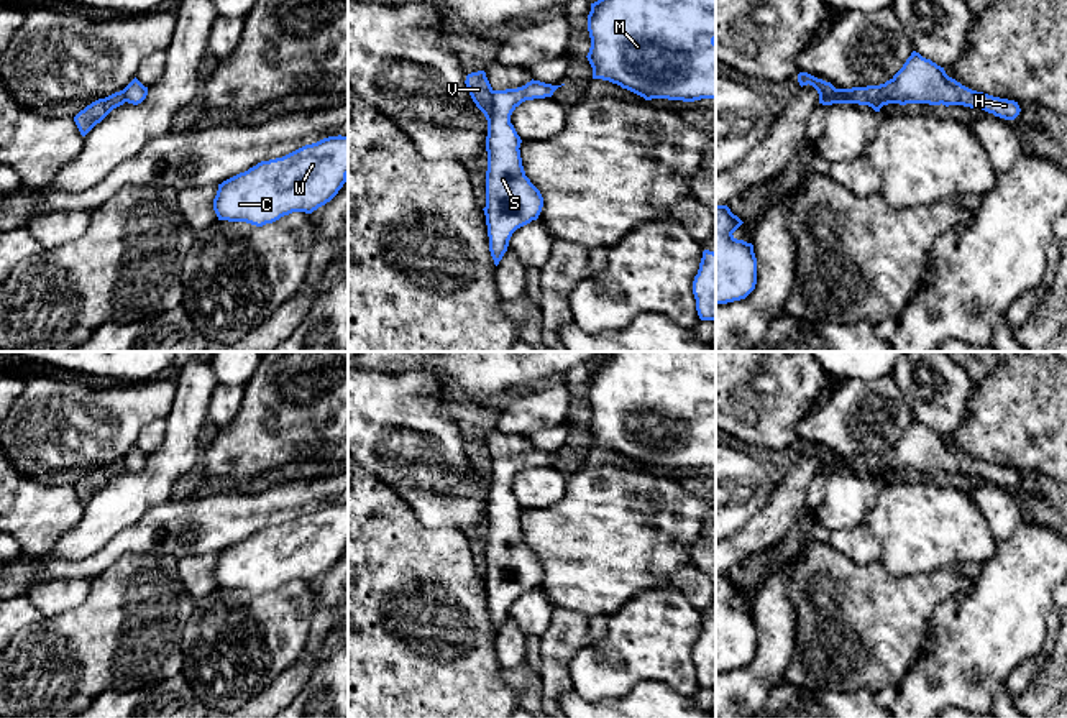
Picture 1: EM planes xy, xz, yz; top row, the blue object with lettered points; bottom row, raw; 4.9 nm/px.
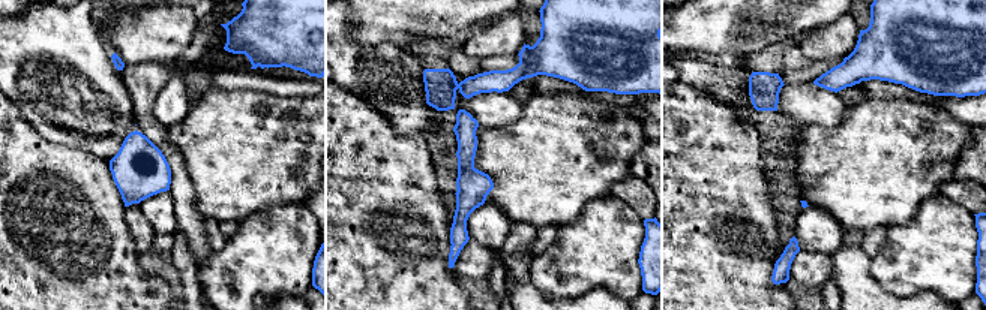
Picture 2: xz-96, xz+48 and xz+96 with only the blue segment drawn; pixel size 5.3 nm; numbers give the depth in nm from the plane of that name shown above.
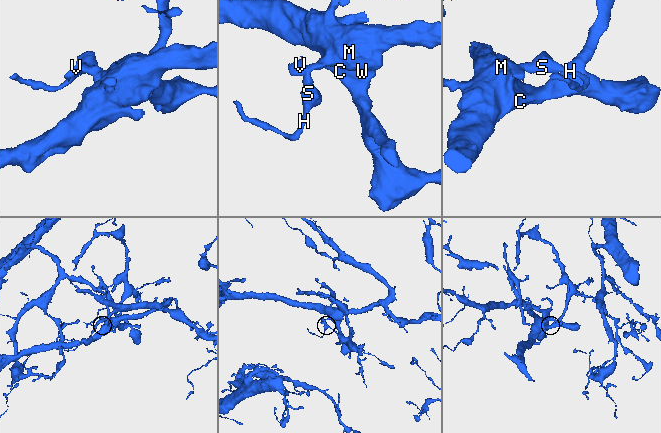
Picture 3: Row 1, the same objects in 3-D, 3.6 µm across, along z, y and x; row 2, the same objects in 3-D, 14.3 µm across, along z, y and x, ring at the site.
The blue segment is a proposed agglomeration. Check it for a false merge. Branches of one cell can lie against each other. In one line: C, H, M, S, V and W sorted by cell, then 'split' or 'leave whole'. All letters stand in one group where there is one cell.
groups C H M S W / V; split

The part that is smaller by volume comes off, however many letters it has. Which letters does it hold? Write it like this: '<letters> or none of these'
V

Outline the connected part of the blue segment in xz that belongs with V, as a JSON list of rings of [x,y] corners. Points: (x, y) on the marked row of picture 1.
[[[478,71],[468,74],[465,84],[476,107],[484,113],[486,120],[489,120],[494,90],[486,77],[486,72]]]

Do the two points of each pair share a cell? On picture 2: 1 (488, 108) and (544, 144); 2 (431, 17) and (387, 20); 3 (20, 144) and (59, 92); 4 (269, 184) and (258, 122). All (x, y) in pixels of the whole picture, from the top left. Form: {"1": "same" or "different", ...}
{"1": "different", "2": "same", "3": "different", "4": "same"}

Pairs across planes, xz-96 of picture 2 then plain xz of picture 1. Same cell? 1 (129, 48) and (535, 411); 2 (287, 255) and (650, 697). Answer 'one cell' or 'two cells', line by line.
1: one cell
2: two cells

